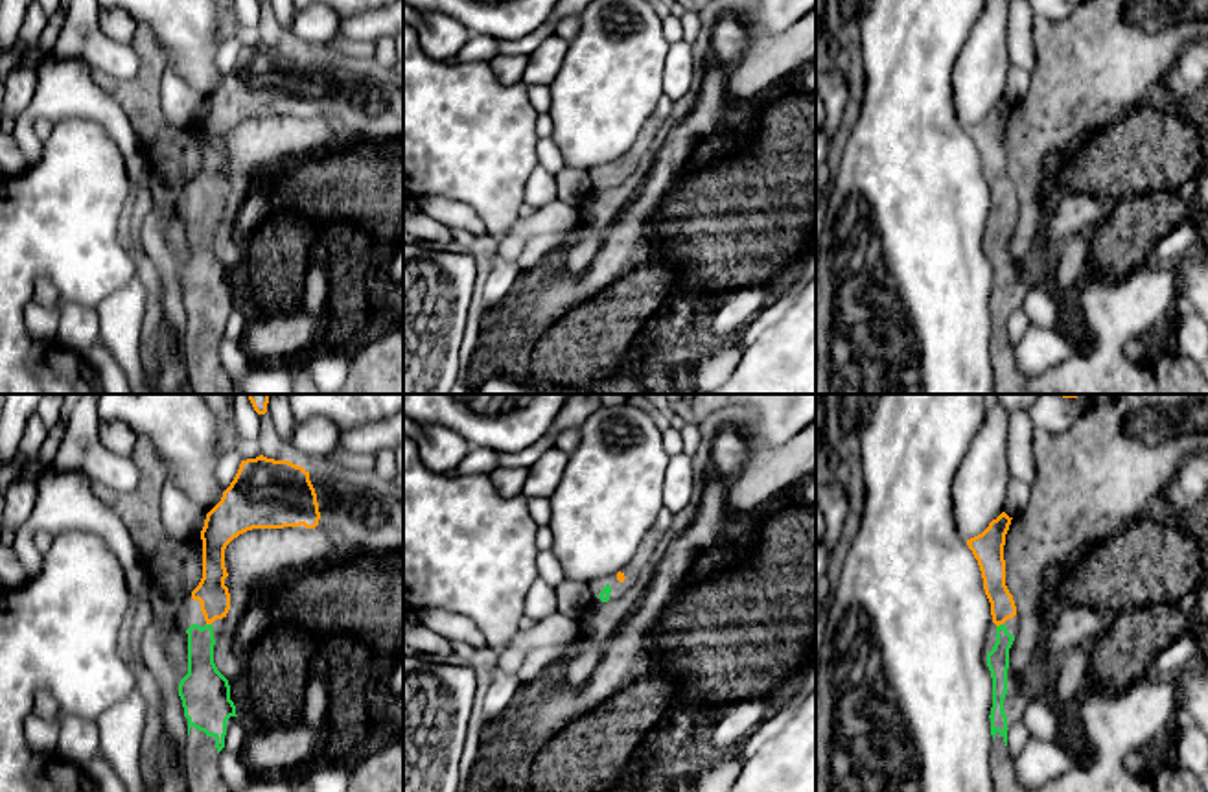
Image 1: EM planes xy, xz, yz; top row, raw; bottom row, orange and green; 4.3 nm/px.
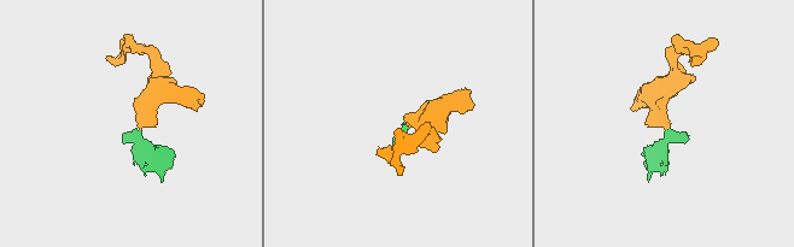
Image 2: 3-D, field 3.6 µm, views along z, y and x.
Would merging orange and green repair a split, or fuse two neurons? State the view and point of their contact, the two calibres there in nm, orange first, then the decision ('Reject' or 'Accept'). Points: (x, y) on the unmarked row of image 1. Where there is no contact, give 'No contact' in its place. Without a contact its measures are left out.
Touches orange at yz (998, 212). Thickness 110 nm (orange) against 100 nm. Accept

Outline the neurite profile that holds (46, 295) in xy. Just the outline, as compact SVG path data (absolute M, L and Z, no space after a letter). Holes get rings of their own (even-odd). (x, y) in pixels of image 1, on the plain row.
M41 276L35 284L33 302L41 304L46 309L52 309L55 304L61 302L59 291L46 276Z

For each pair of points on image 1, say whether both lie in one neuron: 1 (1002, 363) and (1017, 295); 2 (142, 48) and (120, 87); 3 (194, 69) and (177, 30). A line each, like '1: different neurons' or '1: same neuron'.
1: same neuron
2: same neuron
3: same neuron

